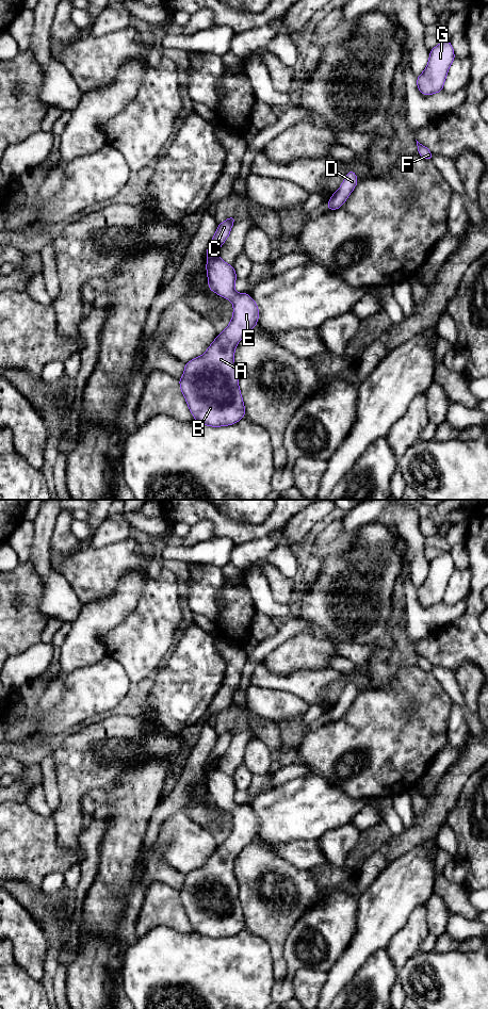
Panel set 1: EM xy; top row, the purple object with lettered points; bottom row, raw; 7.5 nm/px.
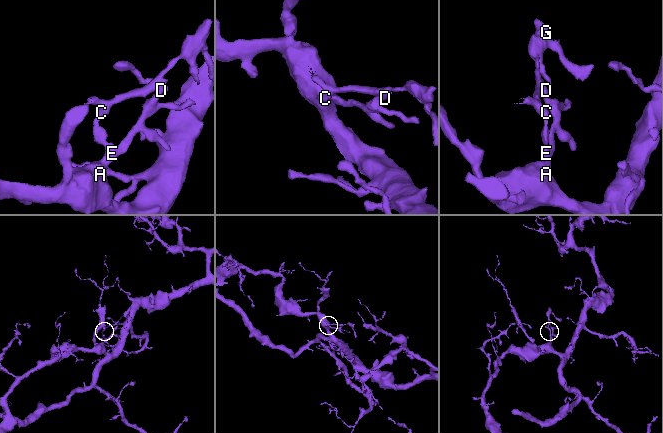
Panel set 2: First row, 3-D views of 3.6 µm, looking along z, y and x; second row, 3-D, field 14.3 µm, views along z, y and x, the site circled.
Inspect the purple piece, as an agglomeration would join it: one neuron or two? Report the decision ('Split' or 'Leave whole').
Split

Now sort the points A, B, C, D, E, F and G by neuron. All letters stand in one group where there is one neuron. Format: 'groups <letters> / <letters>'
groups A B D E / C F G

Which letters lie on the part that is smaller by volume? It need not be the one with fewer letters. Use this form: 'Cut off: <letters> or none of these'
Cut off: C, F, G

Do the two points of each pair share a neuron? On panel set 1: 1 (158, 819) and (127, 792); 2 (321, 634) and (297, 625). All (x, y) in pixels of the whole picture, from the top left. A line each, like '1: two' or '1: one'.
1: two
2: one

